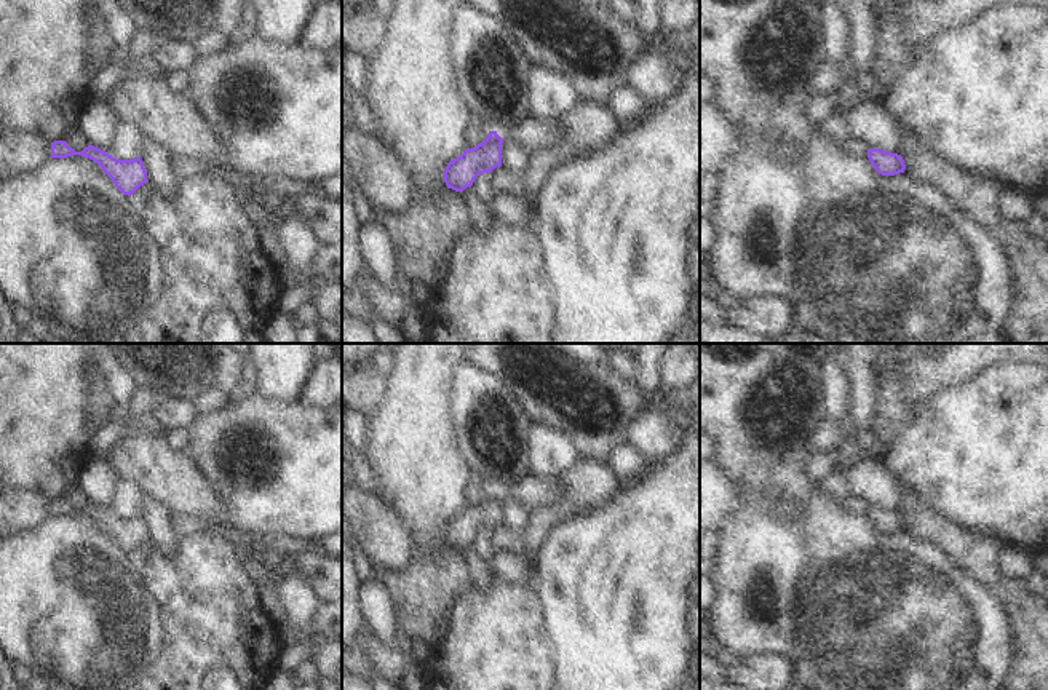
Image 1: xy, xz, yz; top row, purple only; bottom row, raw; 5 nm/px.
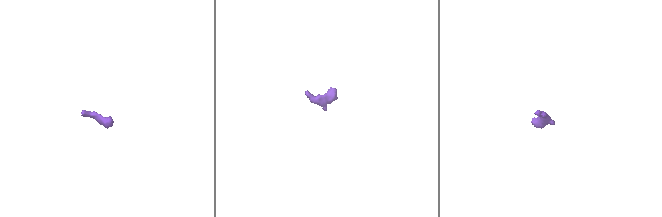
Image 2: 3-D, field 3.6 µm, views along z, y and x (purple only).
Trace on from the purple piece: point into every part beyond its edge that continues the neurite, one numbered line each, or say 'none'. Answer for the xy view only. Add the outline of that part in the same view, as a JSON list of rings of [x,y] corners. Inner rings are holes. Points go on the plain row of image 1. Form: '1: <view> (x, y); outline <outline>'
1: xy (19, 510); outline [[[3,487],[0,490],[0,537],[29,530],[51,516],[51,498],[42,492]]]

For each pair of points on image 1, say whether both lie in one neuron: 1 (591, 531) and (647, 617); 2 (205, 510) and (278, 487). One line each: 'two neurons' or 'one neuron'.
1: one neuron
2: two neurons

